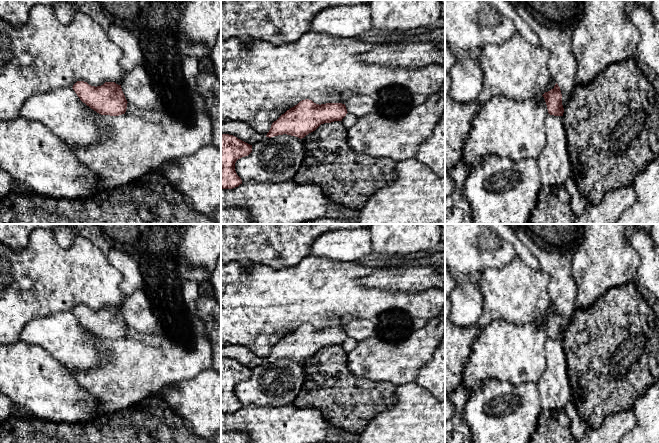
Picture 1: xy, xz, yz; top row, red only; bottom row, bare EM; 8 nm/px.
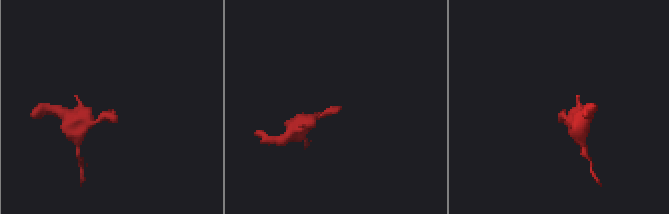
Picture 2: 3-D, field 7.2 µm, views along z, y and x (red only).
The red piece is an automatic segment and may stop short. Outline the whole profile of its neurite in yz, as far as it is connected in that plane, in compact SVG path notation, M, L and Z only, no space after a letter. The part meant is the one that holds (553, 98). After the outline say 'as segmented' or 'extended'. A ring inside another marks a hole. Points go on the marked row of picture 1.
M556 83L554 88L542 95L545 99L548 113L554 116L563 116L562 94L560 87Z | as segmented

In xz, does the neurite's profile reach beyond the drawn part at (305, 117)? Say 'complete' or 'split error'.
complete

